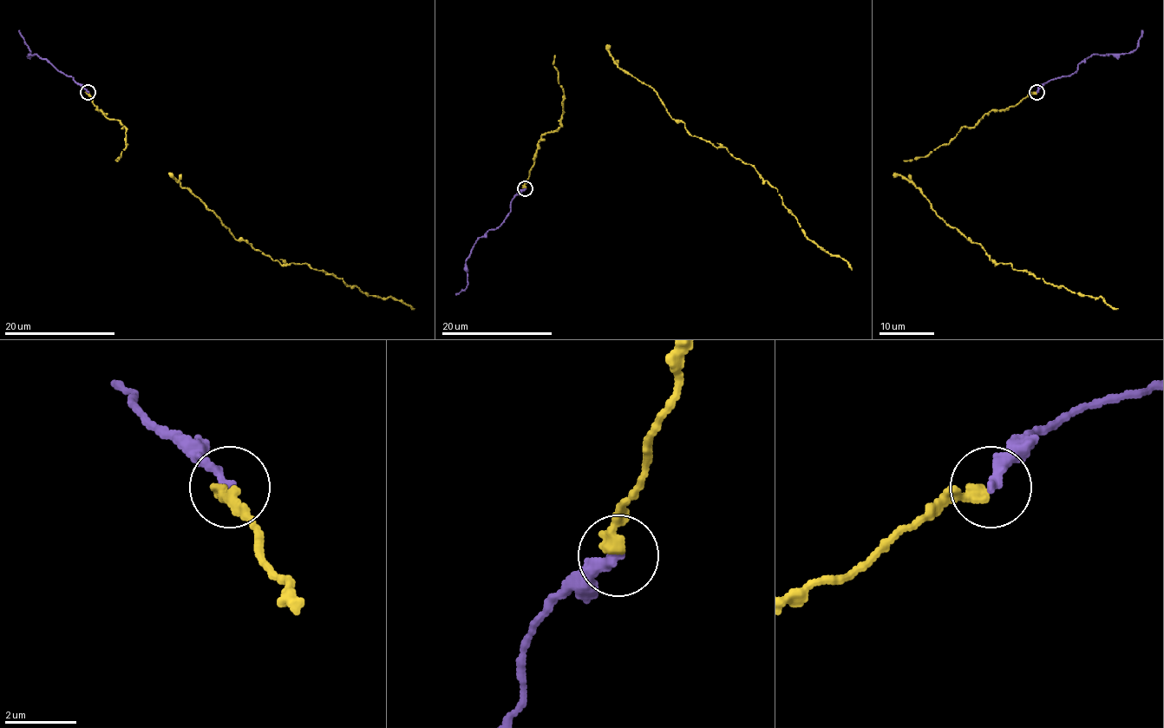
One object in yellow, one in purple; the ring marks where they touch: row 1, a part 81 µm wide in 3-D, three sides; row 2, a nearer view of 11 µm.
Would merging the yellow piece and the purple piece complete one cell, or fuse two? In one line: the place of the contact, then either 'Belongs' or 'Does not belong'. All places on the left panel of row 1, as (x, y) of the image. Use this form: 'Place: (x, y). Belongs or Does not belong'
Place: (88, 92). Belongs

